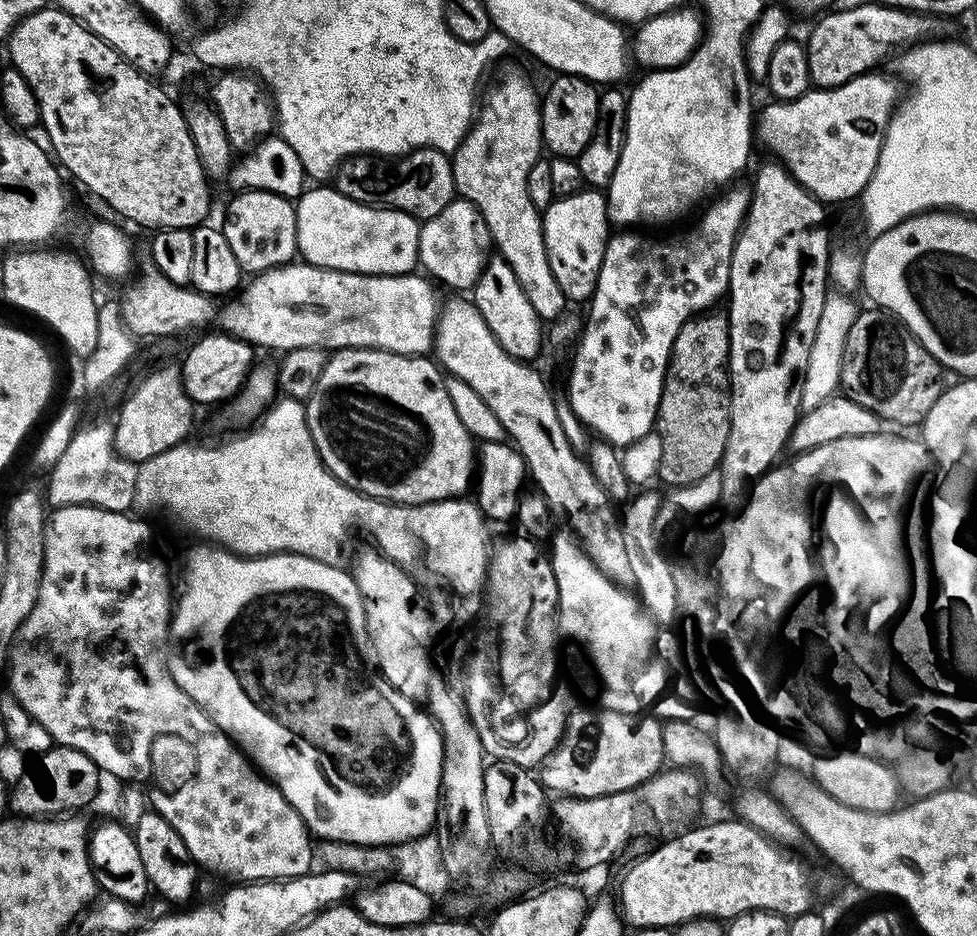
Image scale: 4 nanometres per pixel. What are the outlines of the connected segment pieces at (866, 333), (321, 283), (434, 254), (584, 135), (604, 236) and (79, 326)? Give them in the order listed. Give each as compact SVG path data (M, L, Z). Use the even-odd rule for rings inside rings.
M864 310L859 313L856 321L853 322L851 335L845 339L839 387L843 395L858 402L858 406L866 406L866 410L880 417L881 421L888 423L889 420L892 424L923 425L926 414L930 414L930 406L938 402L938 398L945 390L945 369L940 367L939 362L912 337L912 333L899 320L884 310L871 311Z
M305 262L284 264L280 268L253 275L249 279L252 281L249 284L247 281L239 295L232 298L237 300L229 299L229 304L219 309L219 327L228 335L245 340L257 349L277 348L280 354L290 353L296 348L312 347L323 350L378 348L403 356L422 356L431 353L434 348L438 303L436 292L431 288L433 285L423 275L416 275L371 276L320 268Z
M457 198L442 214L421 223L418 264L433 281L441 280L448 288L471 290L484 269L488 246L490 235L482 214L470 201Z
M560 74L555 79L549 86L548 93L545 96L543 94L542 103L539 105L543 147L548 152L552 151L553 157L578 158L596 132L600 113L600 92L593 81L583 80L581 76Z
M572 190L553 199L549 207L542 212L541 222L550 273L568 302L591 301L596 293L598 274L602 270L602 258L606 254L610 235L607 195L600 190L578 191Z
M16 250L13 256L5 258L4 296L14 307L45 320L74 355L87 358L95 350L99 336L98 300L92 297L93 277L79 255L40 251L44 250Z

